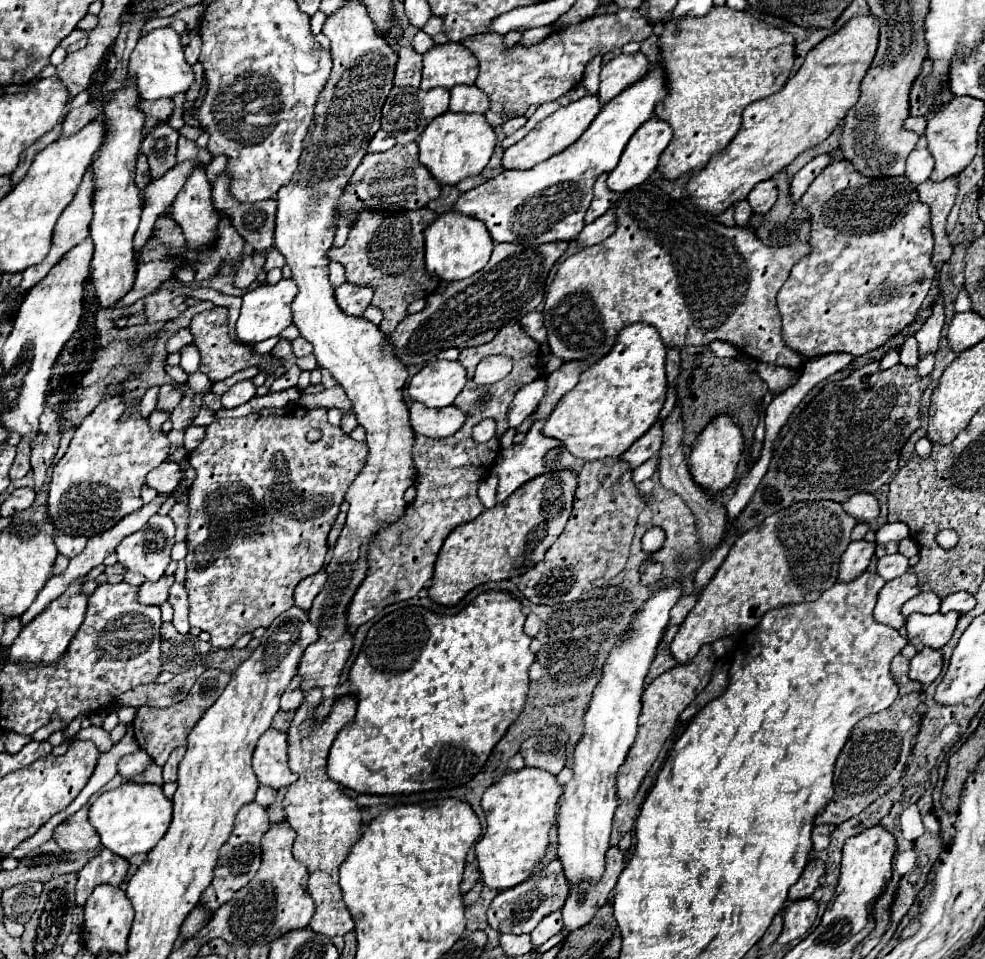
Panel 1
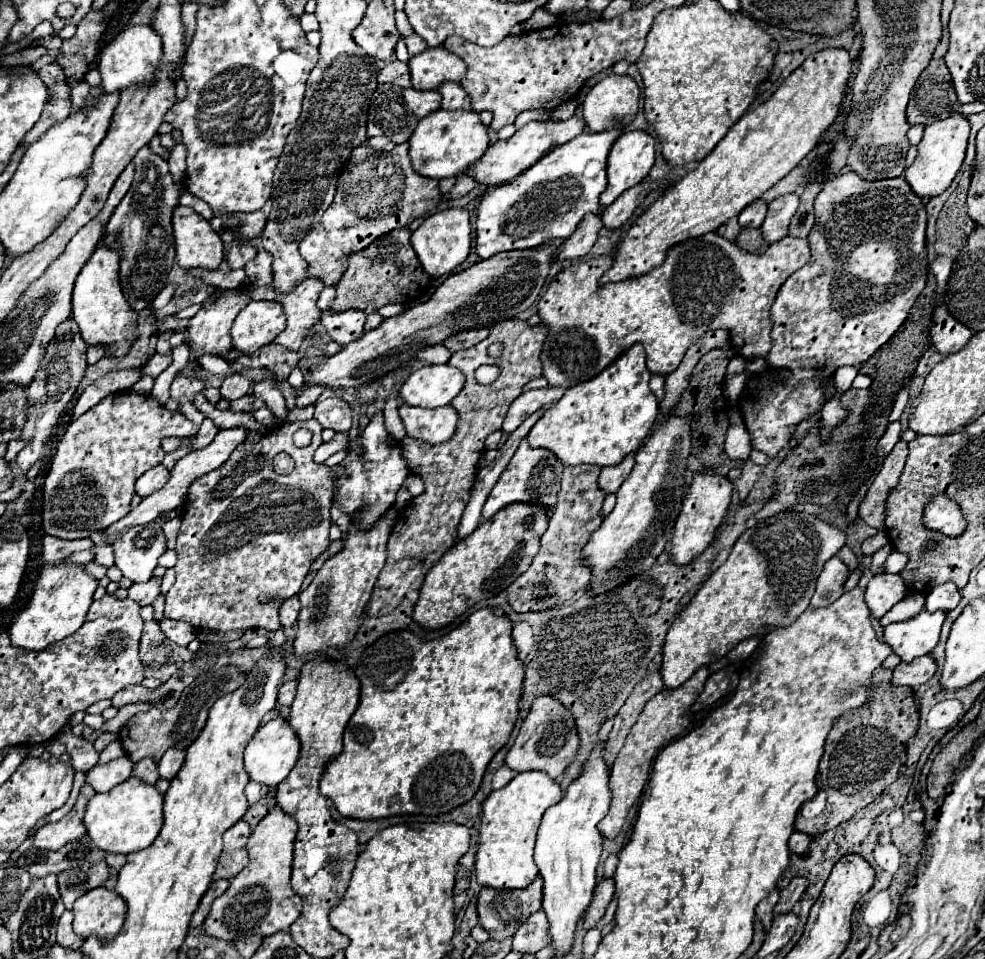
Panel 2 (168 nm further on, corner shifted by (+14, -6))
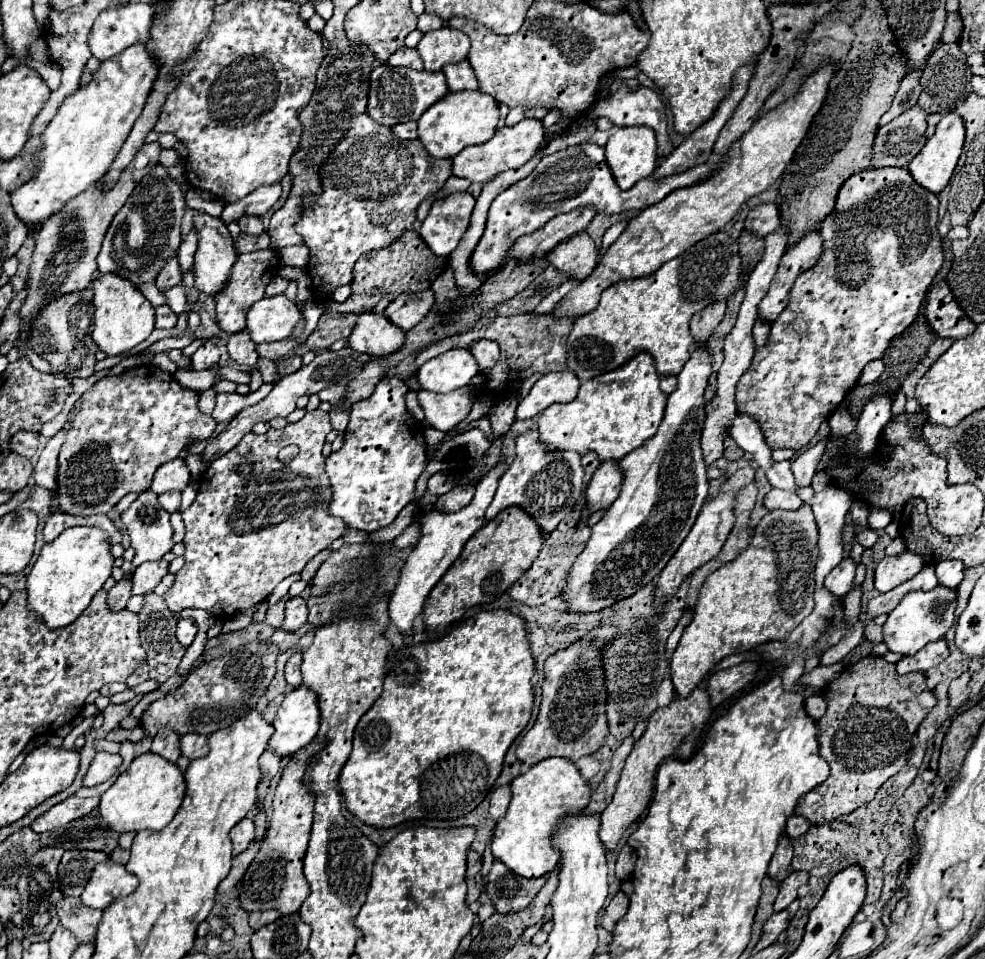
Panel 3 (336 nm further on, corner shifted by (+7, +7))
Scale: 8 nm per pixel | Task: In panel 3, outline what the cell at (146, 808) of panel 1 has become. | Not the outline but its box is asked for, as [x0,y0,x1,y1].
[100,751,186,833]

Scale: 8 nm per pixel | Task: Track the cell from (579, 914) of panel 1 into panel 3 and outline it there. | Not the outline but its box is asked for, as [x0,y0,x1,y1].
[600,891,628,935]

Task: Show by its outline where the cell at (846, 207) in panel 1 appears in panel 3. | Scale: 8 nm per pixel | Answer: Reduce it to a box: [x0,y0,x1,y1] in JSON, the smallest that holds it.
[736,167,944,449]

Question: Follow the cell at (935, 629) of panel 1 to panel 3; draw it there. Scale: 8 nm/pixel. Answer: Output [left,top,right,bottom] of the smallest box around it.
[882,585,958,655]

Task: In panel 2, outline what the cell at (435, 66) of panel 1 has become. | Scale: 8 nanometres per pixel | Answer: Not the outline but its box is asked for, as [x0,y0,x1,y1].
[407,46,467,90]

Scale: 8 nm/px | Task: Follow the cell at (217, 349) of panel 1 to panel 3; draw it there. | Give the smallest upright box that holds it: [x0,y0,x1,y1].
[214,249,280,333]

